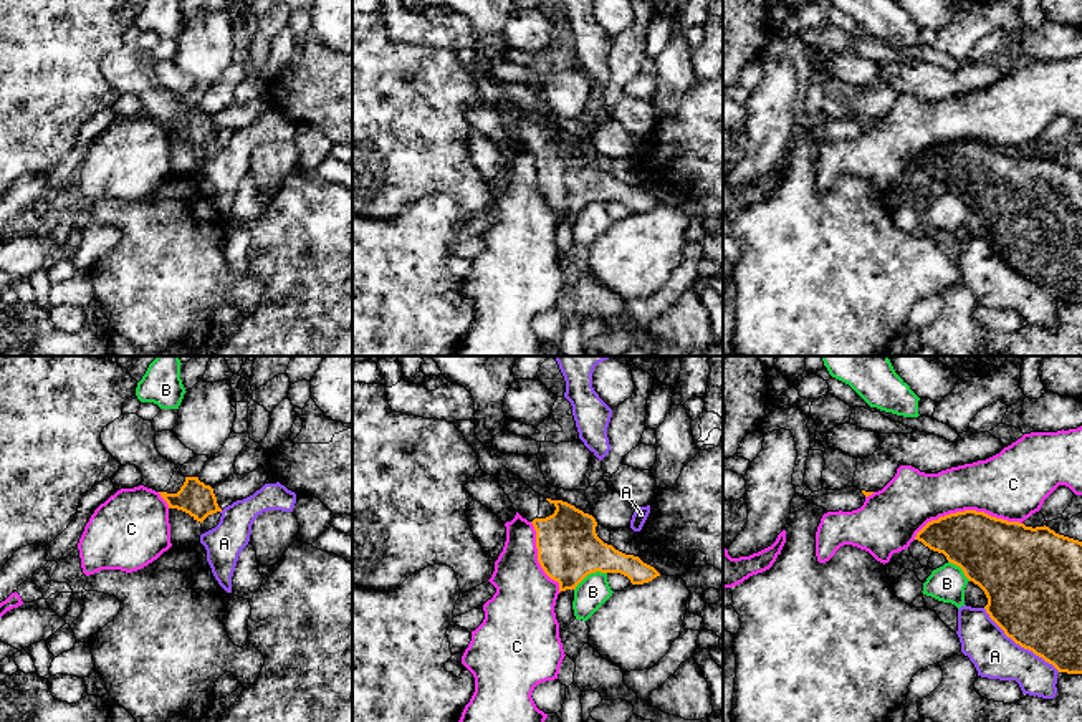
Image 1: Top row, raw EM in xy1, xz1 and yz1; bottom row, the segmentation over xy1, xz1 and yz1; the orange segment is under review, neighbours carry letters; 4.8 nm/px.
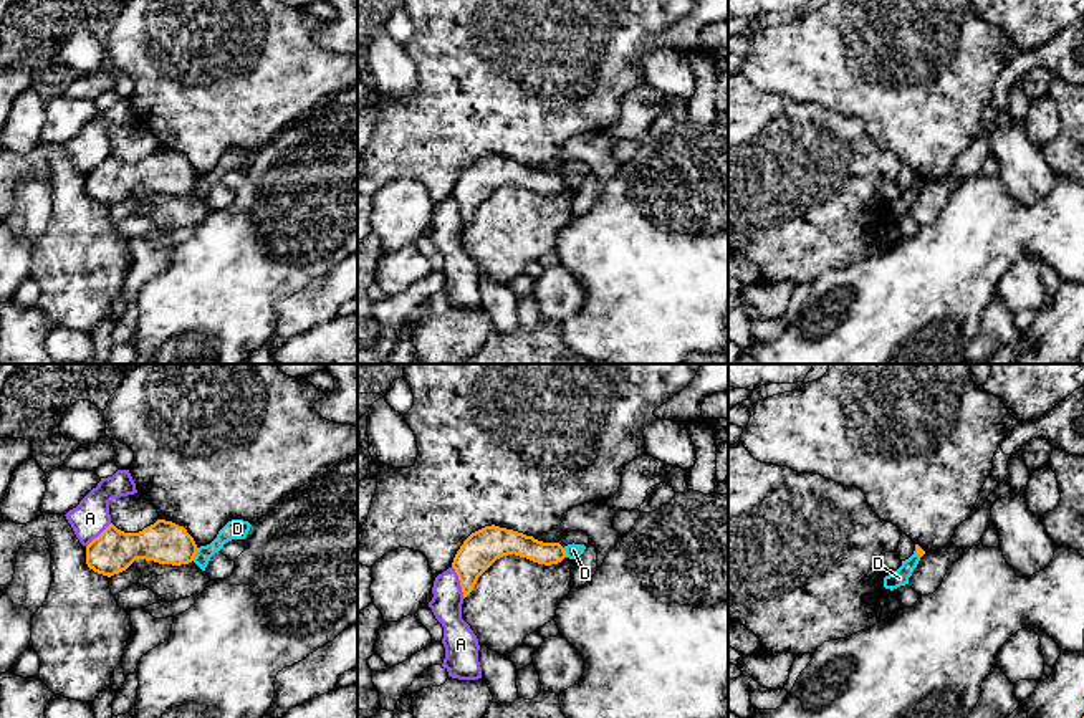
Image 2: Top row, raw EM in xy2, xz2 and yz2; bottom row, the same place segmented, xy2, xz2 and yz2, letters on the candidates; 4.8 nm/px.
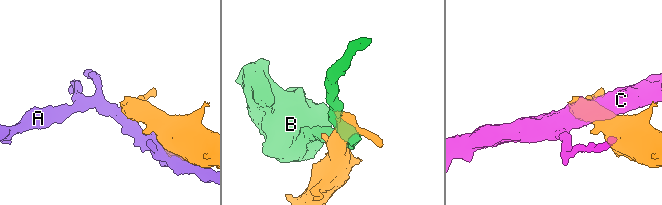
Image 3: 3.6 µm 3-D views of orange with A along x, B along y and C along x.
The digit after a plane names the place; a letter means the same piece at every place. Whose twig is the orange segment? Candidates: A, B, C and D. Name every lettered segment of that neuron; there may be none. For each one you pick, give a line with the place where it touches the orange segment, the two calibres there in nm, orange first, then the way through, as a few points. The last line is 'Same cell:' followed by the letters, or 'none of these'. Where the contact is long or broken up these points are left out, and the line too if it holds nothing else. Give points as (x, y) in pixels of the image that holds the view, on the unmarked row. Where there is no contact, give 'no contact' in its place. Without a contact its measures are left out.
Same cell: none of these

